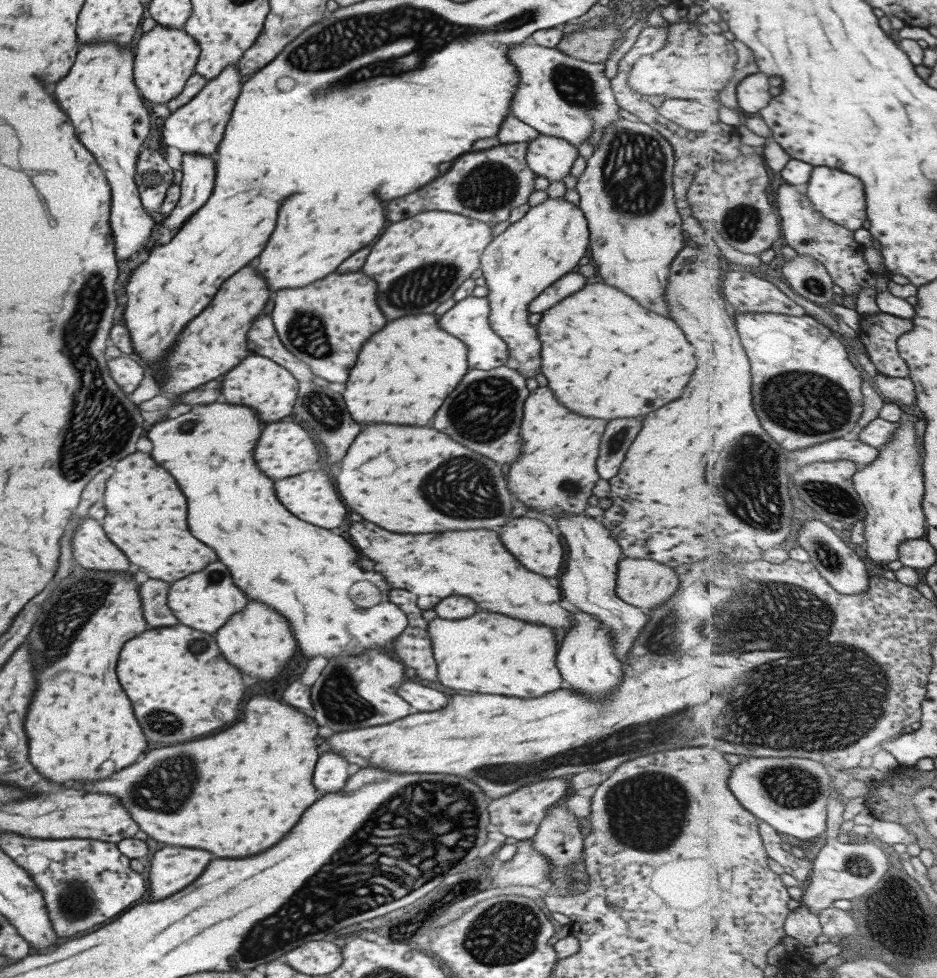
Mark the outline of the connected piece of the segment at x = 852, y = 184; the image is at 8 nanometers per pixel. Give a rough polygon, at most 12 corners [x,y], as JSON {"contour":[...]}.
{"contour":[[815,167],[804,187],[813,207],[849,230],[867,222],[865,184]]}

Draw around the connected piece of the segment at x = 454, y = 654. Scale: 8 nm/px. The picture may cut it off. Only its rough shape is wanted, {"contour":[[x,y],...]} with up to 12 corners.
{"contour":[[435,618],[439,684],[535,698],[565,685],[551,628]]}

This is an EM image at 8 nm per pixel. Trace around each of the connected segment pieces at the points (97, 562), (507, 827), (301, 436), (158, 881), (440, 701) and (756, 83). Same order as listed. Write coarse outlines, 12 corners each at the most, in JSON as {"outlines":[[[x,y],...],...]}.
{"outlines":[[[85,518],[71,536],[71,555],[85,570],[127,572],[129,560]],[[568,777],[521,786],[487,806],[489,828],[517,841],[561,802]],[[267,424],[253,448],[257,468],[281,480],[317,462],[306,430]],[[165,846],[149,862],[147,902],[191,884],[211,854]],[[405,680],[397,695],[416,712],[433,712],[447,696]],[[749,71],[737,96],[743,115],[773,104],[769,76]]]}

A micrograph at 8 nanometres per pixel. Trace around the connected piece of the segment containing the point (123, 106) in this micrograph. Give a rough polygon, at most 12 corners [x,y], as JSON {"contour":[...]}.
{"contour":[[78,44],[55,84],[110,187],[115,260],[149,244],[134,181],[149,115],[133,50]]}

